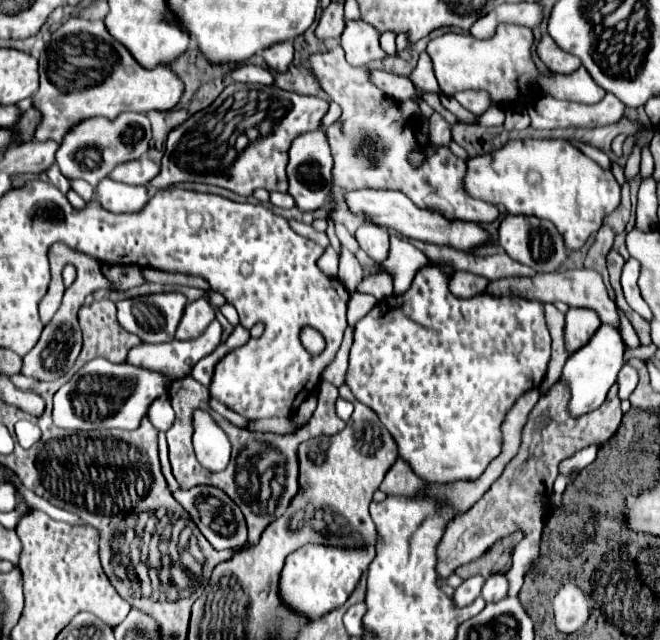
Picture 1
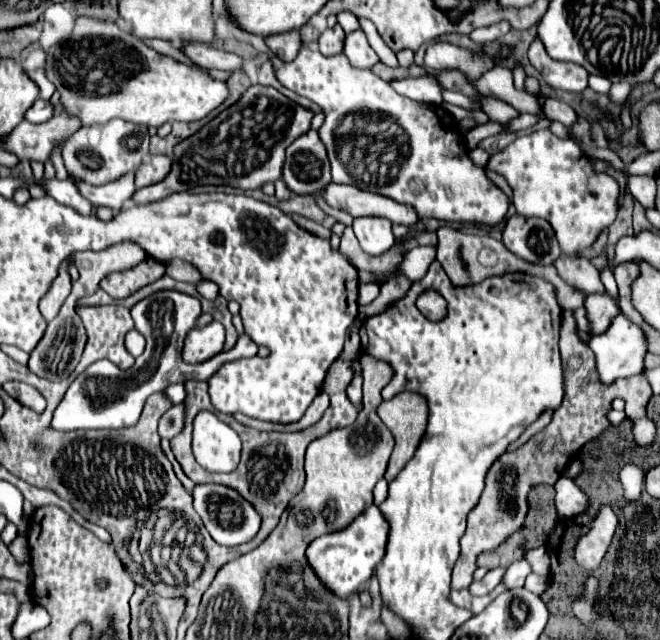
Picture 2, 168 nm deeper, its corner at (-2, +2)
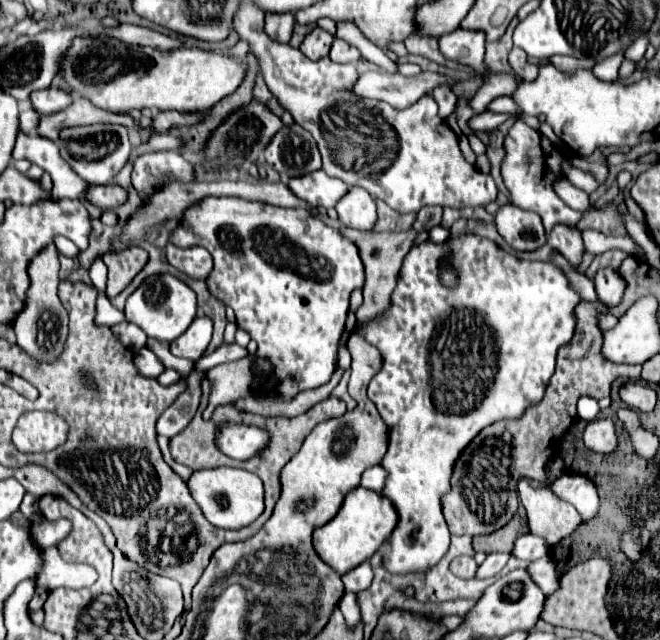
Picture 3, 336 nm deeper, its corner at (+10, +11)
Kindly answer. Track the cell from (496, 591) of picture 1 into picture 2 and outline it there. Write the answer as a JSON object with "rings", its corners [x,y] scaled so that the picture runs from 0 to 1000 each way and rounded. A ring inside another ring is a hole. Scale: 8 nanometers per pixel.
{"rings":[[[785,873],[779,877],[770,889],[767,889],[767,898],[761,905],[761,911],[770,914],[770,920],[779,920],[779,917],[791,917],[794,914],[794,905],[803,898],[806,886],[797,873]]]}

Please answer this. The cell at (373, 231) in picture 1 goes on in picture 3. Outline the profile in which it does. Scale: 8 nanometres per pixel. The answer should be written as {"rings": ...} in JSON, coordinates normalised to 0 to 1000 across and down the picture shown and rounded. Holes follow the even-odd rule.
{"rings":[[[533,291],[527,306],[509,319],[512,341],[521,353],[536,356],[536,359],[564,359],[570,350],[570,316],[552,294]]]}

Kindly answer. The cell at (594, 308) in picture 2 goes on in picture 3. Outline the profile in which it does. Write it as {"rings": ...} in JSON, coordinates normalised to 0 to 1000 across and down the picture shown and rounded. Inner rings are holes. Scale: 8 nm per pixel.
{"rings":[[[930,419],[906,422],[900,434],[900,447],[903,447],[906,472],[915,475],[918,481],[930,481],[945,459],[945,438],[936,431]]]}

